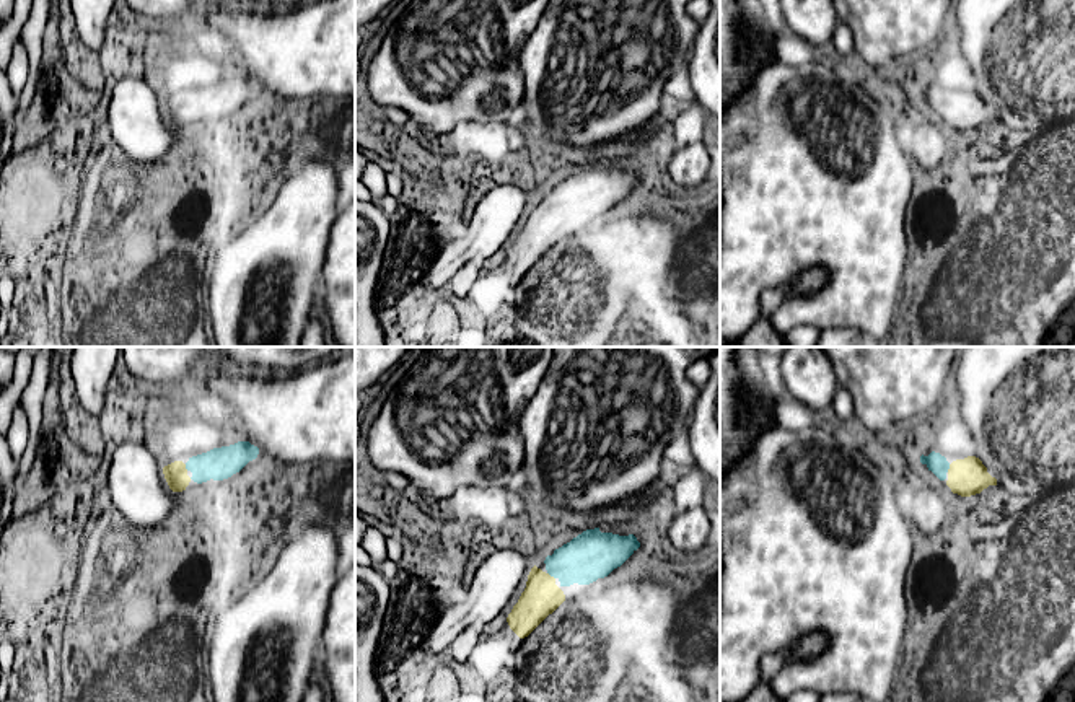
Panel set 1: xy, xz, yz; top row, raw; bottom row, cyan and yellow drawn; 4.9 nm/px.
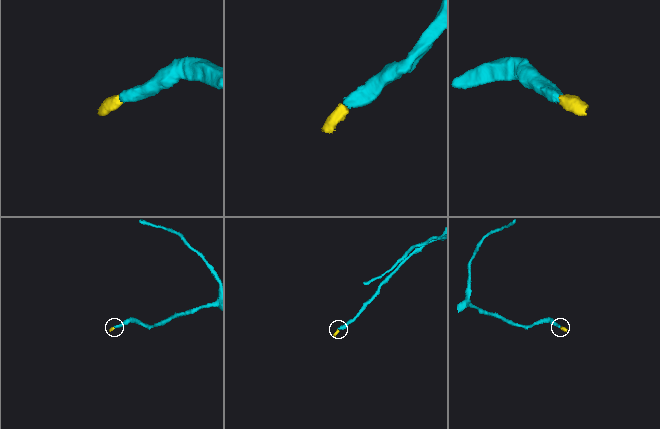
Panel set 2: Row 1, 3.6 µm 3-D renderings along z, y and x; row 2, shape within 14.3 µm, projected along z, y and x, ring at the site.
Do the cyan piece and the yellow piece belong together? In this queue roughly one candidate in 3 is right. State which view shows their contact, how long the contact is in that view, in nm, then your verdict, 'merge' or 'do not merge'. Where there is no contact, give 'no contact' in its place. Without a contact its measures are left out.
xz | 50 nm | merge

